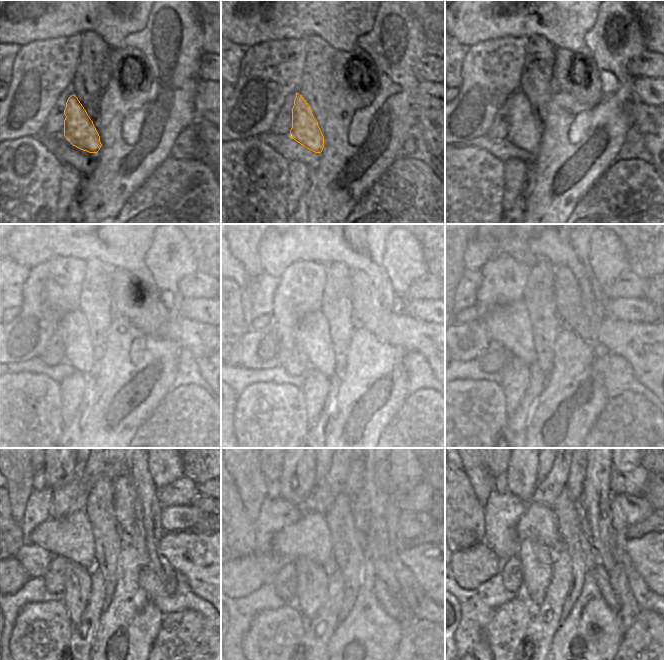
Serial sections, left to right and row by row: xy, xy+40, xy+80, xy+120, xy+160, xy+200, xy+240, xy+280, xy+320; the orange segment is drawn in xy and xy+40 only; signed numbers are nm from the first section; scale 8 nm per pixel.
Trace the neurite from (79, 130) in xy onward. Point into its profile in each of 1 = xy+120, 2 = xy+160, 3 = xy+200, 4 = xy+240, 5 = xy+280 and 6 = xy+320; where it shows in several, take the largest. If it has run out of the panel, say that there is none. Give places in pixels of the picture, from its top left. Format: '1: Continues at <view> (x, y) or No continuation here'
1: Continues at xy+120 (80, 352)
2: Continues at xy+160 (312, 331)
3: Continues at xy+200 (546, 321)
4: Continues at xy+240 (98, 499)
5: Continues at xy+280 (334, 526)
6: Continues at xy+320 (559, 522)

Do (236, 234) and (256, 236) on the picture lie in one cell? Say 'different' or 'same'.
different

